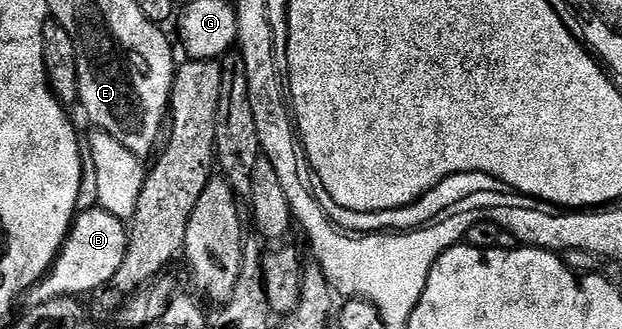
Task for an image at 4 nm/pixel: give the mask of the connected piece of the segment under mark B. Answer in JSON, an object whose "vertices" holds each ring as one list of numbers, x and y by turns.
{"vertices":[[99,206,79,212,72,221,67,240,59,251,50,271,24,295,27,308,36,308,63,296,85,296,85,293,110,285,121,268,128,246,126,223]]}

